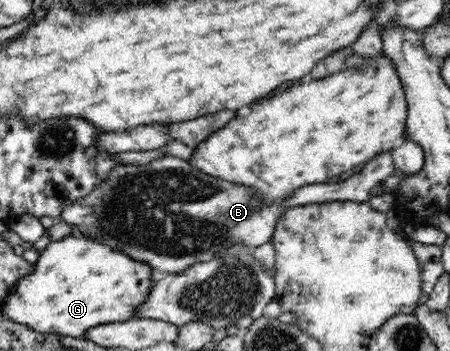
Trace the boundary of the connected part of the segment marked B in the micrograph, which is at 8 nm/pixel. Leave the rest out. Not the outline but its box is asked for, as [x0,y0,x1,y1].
[60,150,395,273]

